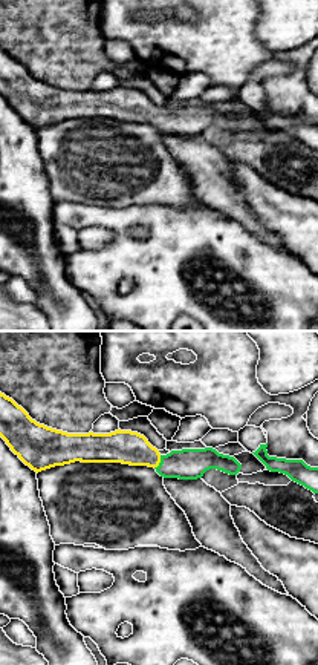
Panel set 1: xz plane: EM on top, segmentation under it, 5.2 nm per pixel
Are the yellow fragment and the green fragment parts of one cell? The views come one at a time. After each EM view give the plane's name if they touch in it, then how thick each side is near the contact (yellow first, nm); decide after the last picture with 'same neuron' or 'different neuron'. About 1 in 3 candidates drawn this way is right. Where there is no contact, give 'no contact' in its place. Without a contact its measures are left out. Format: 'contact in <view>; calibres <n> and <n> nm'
contact in xz; calibres 180 and 160 nm

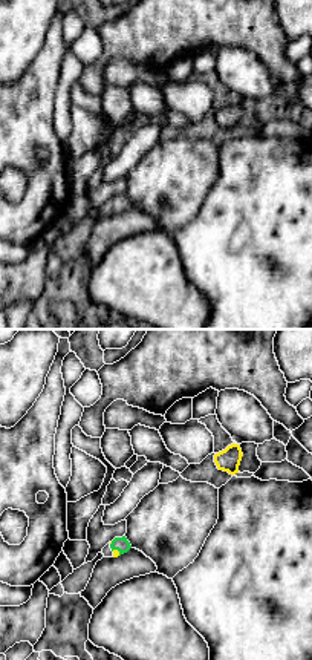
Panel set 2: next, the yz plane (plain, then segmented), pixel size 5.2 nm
contact in yz; calibres 30 and 80 nm

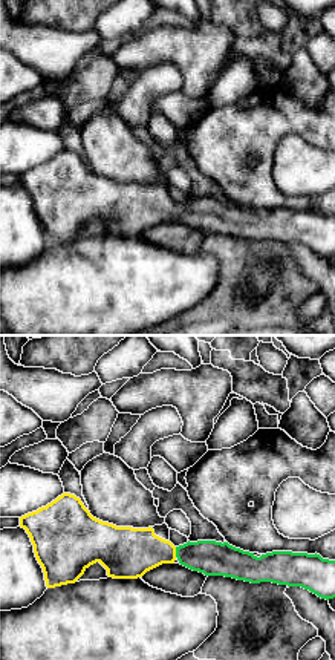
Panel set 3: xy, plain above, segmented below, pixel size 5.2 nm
contact in xy; calibres 280 and 180 nm

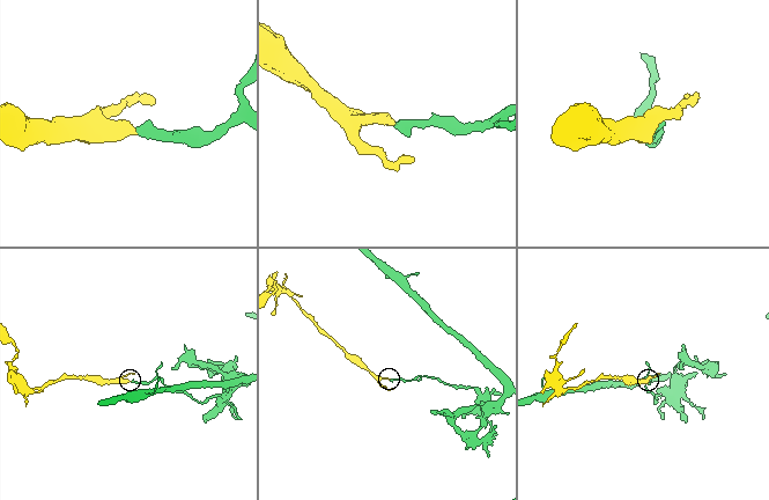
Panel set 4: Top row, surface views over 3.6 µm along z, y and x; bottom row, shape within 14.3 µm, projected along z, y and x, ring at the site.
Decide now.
same neuron

